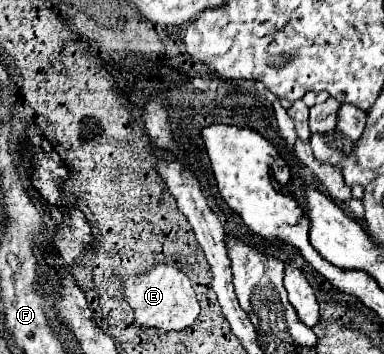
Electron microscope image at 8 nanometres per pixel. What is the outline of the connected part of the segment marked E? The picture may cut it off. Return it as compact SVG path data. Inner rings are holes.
M156 264L144 276L130 276L128 280L122 280L122 294L134 310L134 320L144 328L178 332L190 328L200 314L200 306L188 276L168 264Z

